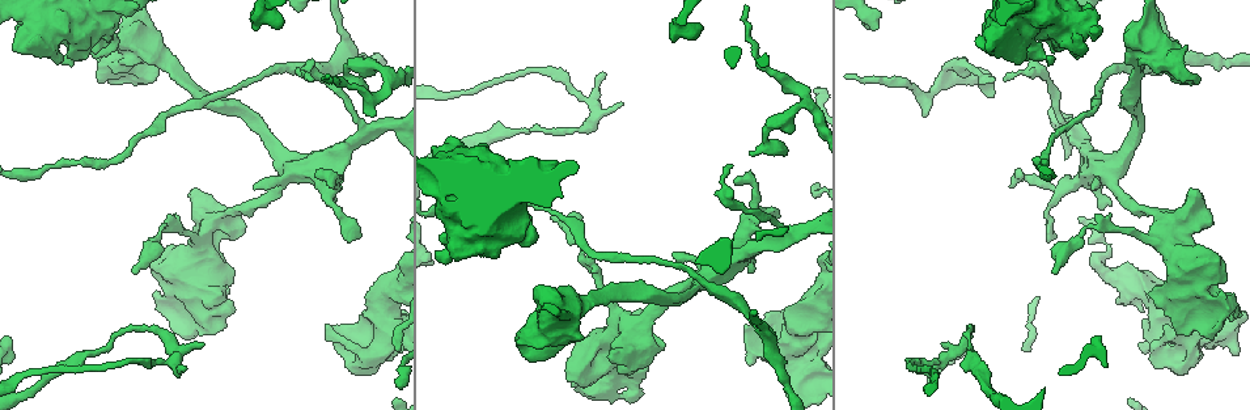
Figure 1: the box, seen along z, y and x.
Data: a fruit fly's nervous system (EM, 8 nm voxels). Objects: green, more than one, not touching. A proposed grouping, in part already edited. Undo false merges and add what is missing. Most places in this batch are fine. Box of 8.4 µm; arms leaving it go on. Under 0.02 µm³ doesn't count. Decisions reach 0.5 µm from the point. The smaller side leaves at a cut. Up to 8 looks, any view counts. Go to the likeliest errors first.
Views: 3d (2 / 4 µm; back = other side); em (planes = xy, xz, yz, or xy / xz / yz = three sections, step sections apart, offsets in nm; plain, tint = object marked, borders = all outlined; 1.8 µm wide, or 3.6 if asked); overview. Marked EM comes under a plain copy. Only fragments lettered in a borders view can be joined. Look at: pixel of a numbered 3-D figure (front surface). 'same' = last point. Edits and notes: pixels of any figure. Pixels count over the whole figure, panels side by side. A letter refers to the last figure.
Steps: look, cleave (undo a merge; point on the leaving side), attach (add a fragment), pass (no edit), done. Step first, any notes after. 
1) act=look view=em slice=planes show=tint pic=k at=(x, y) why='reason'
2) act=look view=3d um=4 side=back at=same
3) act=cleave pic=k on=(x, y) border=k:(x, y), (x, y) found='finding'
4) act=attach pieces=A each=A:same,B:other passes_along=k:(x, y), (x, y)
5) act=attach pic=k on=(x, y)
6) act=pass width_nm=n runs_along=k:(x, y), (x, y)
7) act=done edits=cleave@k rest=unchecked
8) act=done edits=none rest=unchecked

act=look view=em um=3.6 slice=xy step=8 show=tint pic=1 at=(81, 24) why='calibre changes'

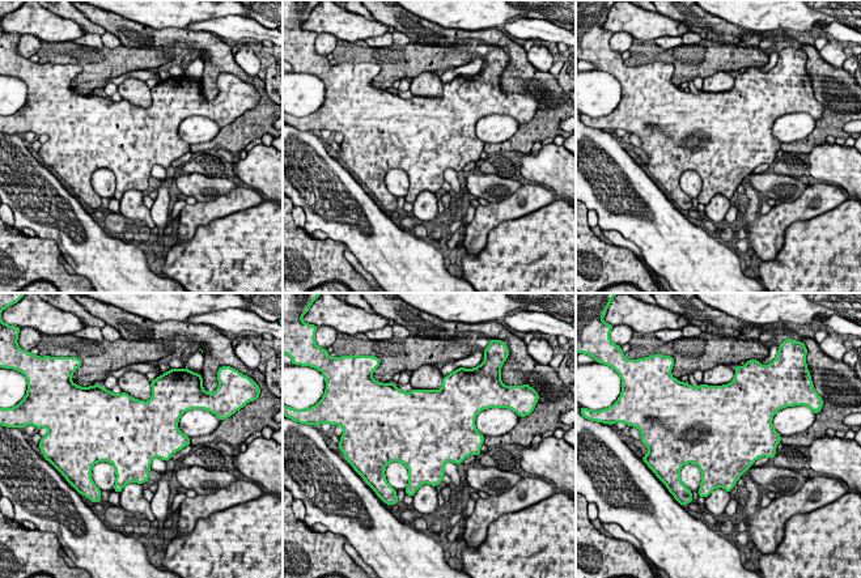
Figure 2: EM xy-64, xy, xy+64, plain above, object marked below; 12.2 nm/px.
act=look view=em um=3.6 slice=planes show=borders at=same

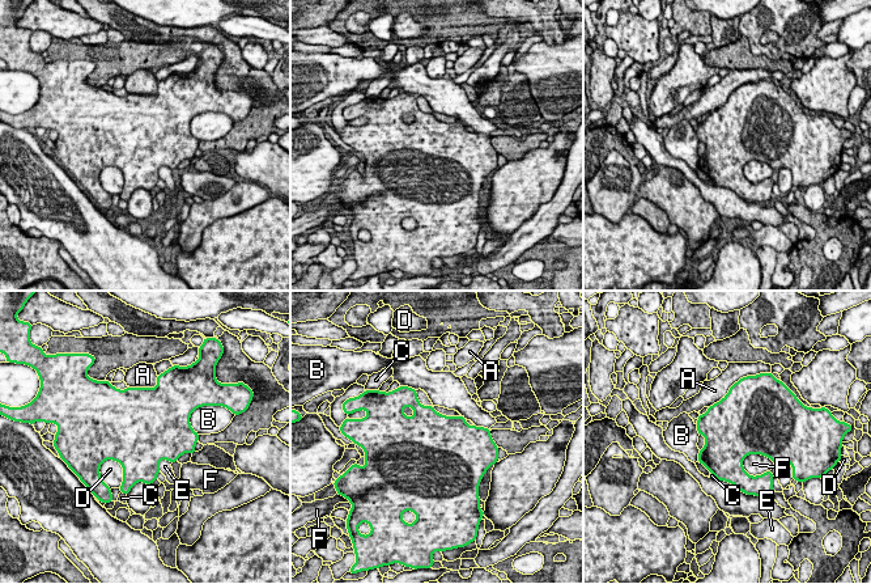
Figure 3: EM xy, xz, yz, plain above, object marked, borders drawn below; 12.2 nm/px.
act=pass each=A:other,B:other,C:other,D:other,E:other,F:other border=3:(770, 458), (750, 453), (742, 466) found='continuous, no second neuron'

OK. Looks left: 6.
act=look view=em slice=xy step=16 show=borders pic=1 at=(991, 97) why='thin end'

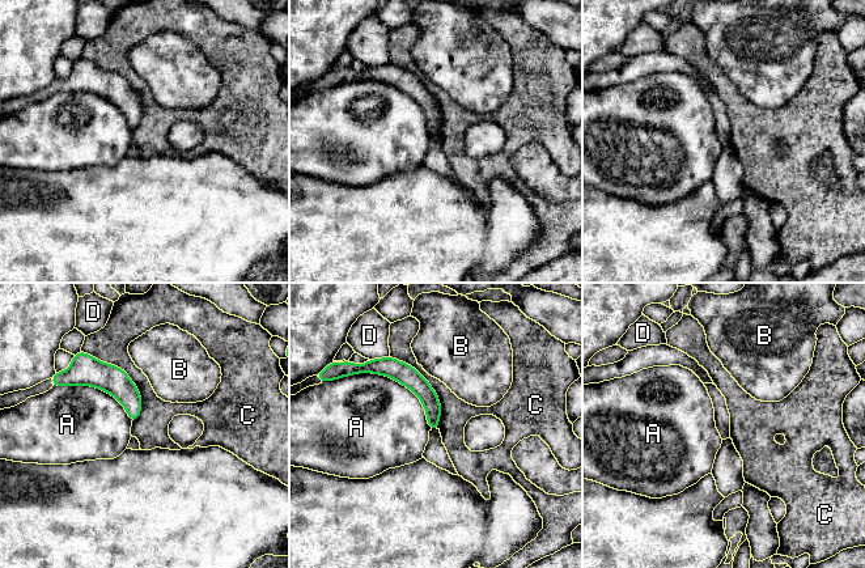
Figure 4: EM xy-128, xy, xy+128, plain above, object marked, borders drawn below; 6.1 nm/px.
act=look view=em slice=xz step=16 show=borders at=same

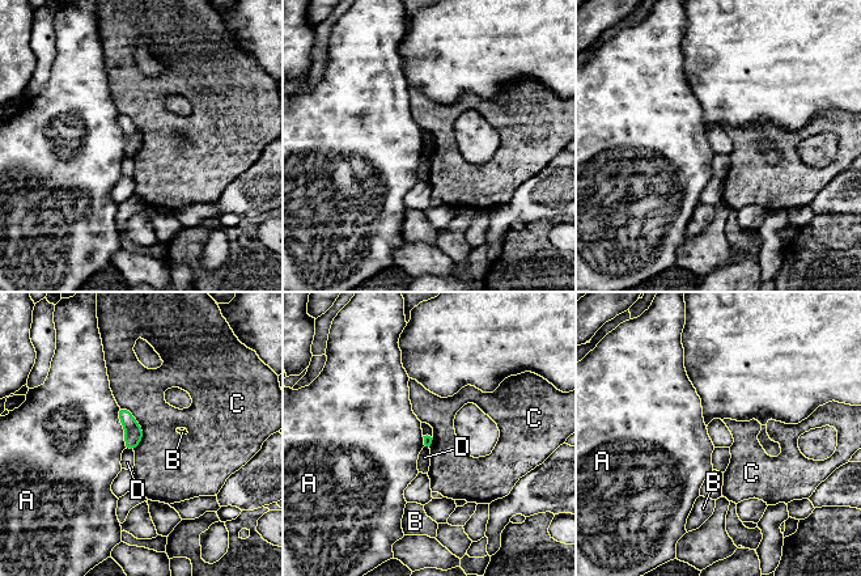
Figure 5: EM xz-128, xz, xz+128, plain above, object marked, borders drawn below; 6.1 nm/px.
act=pass each=A:other,B:other,C:other,D:other border=5:(119, 406), (141, 428), (134, 450) found='no lettered fragment goes on from it'

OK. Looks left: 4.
act=look view=3d um=2 pic=1 at=(184, 371) why='free end'

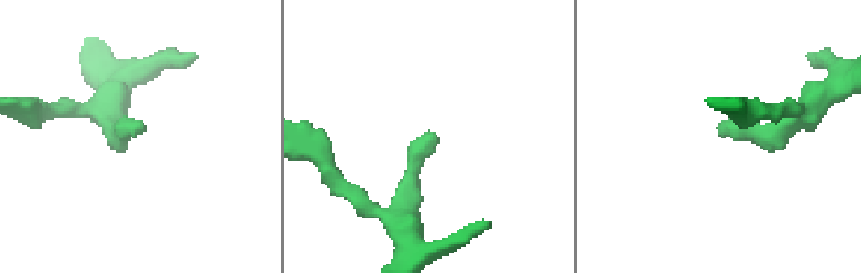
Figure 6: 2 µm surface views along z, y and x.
act=look view=em um=3.6 slice=planes show=tint pic=6 at=(434, 135)

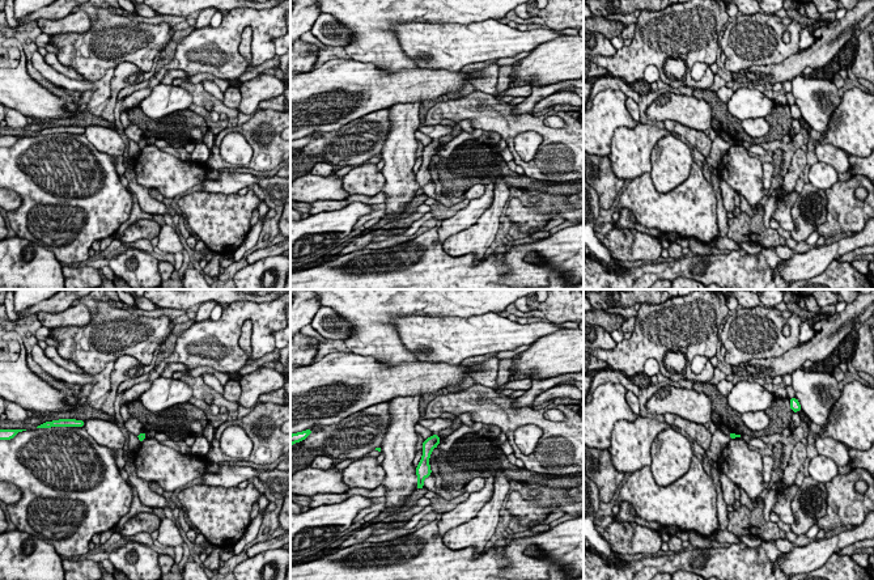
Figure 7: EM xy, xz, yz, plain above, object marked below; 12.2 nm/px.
act=look view=em um=3.6 slice=planes show=borders at=same

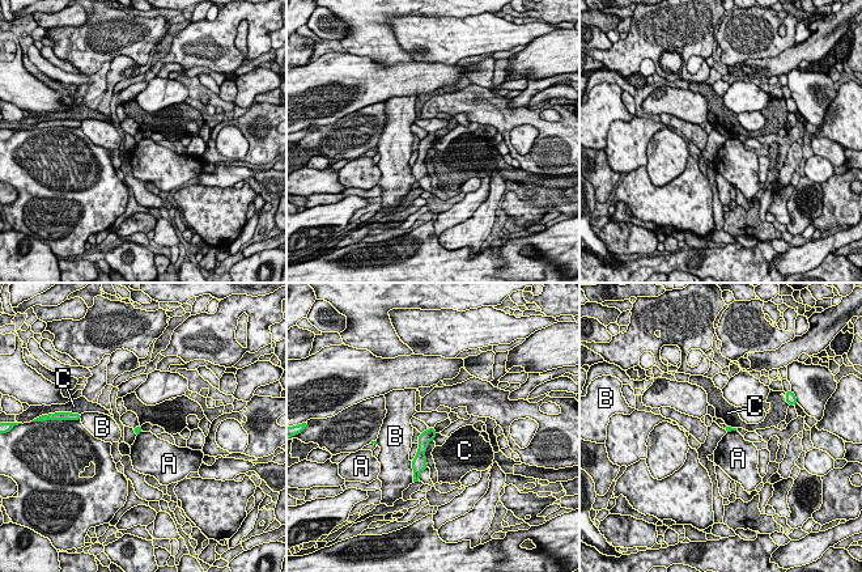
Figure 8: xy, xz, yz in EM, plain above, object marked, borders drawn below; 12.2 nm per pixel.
act=pass longest_contact=C:140nm each=A:other,B:other,C:other border=8:(735, 429), (726, 433) found='no lettered fragment goes on from it'

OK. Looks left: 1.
act=done edits=none rest=unchecked

